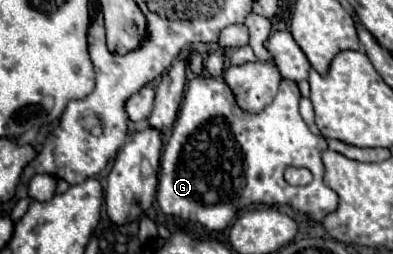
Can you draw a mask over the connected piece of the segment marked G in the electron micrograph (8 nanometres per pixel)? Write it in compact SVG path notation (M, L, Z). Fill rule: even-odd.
M194 77L186 87L178 119L174 123L172 135L160 159L156 199L160 203L162 213L188 221L198 221L210 231L222 231L236 217L236 213L250 203L266 203L266 205L290 203L294 209L312 215L314 221L320 221L326 213L334 211L338 205L338 195L322 183L324 165L320 153L326 149L326 139L314 135L310 127L302 121L298 113L300 97L302 95L298 91L298 85L294 81L284 79L280 83L278 95L268 107L264 107L260 113L248 113L242 107L238 107L236 95L224 83L224 79ZM288 167L308 169L314 175L312 183L304 187L292 187L284 179L284 171Z

